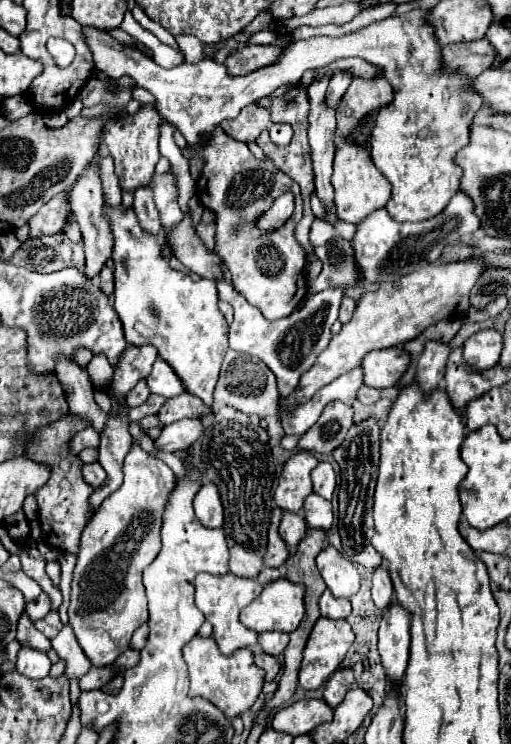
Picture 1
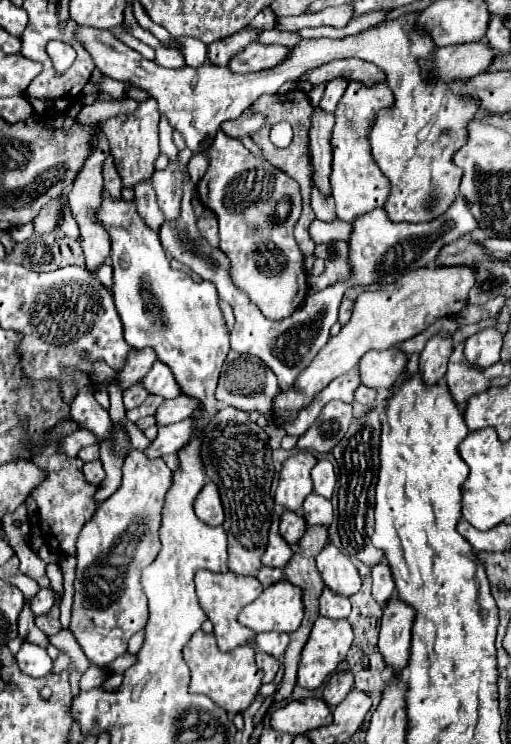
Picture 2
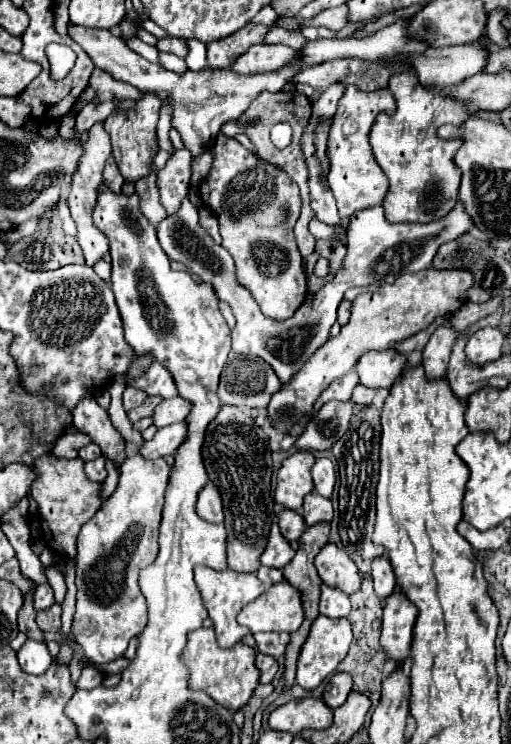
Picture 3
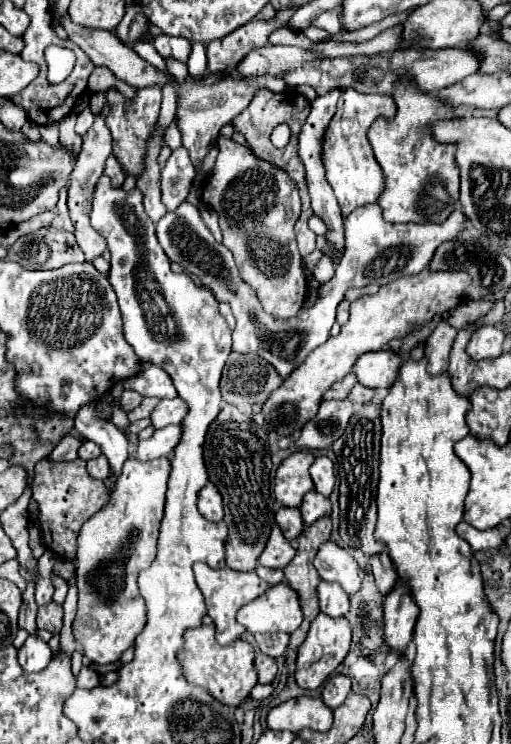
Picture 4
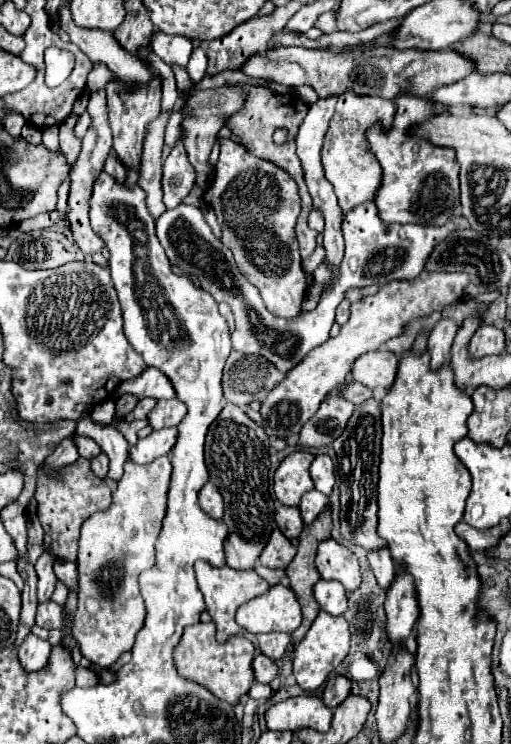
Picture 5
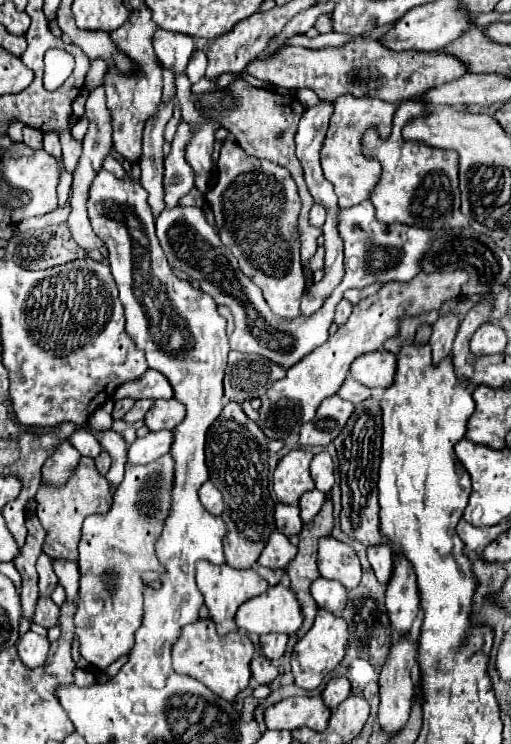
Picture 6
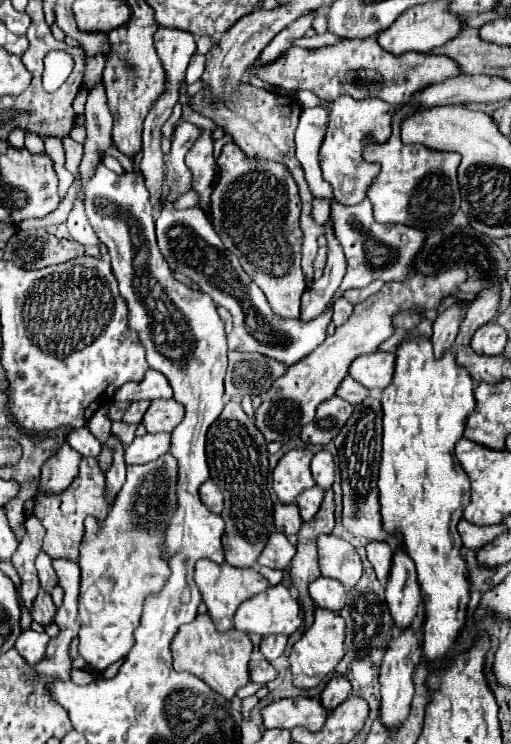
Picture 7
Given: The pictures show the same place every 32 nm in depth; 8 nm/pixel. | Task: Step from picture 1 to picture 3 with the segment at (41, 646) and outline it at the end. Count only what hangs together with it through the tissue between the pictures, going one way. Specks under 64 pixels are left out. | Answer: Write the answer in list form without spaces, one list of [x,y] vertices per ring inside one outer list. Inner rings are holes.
[[[28,592],[28,594],[24,594],[24,606],[20,608],[20,614],[18,614],[18,628],[20,628],[20,632],[26,632],[28,638],[42,640],[42,630],[38,630],[34,618],[36,618],[34,600],[32,600],[32,592]]]

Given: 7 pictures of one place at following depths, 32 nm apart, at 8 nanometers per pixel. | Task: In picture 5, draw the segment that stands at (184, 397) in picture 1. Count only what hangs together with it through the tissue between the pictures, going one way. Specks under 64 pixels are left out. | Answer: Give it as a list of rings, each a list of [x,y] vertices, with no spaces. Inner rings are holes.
[[[176,398],[158,400],[158,404],[148,414],[148,426],[152,430],[172,428],[172,426],[178,426],[184,416],[186,416],[186,406],[182,402],[178,402]]]

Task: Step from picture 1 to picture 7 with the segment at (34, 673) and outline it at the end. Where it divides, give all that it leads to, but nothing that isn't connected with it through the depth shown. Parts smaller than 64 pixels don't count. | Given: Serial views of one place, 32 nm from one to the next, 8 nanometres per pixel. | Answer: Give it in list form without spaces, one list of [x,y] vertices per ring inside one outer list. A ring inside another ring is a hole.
[[[26,628],[18,636],[14,648],[26,658],[26,662],[38,662],[38,658],[42,658],[42,654],[46,652],[48,640],[50,638],[46,632],[34,632],[32,628]]]

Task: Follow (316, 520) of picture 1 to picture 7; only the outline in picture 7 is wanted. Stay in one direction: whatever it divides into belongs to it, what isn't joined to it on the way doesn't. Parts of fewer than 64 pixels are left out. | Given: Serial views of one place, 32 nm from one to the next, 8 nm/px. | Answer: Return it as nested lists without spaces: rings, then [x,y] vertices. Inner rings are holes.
[[[314,486],[310,490],[304,490],[298,498],[296,498],[296,504],[300,508],[300,516],[304,522],[308,522],[316,512],[318,512],[318,506],[322,504],[322,490],[320,486]]]

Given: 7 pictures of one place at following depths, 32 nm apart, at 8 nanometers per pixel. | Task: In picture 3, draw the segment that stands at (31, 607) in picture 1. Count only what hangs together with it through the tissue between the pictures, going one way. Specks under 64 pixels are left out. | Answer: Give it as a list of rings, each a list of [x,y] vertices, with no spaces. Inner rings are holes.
[[[48,582],[38,584],[38,586],[36,586],[36,592],[34,592],[34,608],[36,608],[36,610],[42,610],[42,608],[52,606],[52,604],[54,604],[52,586],[50,586]]]

